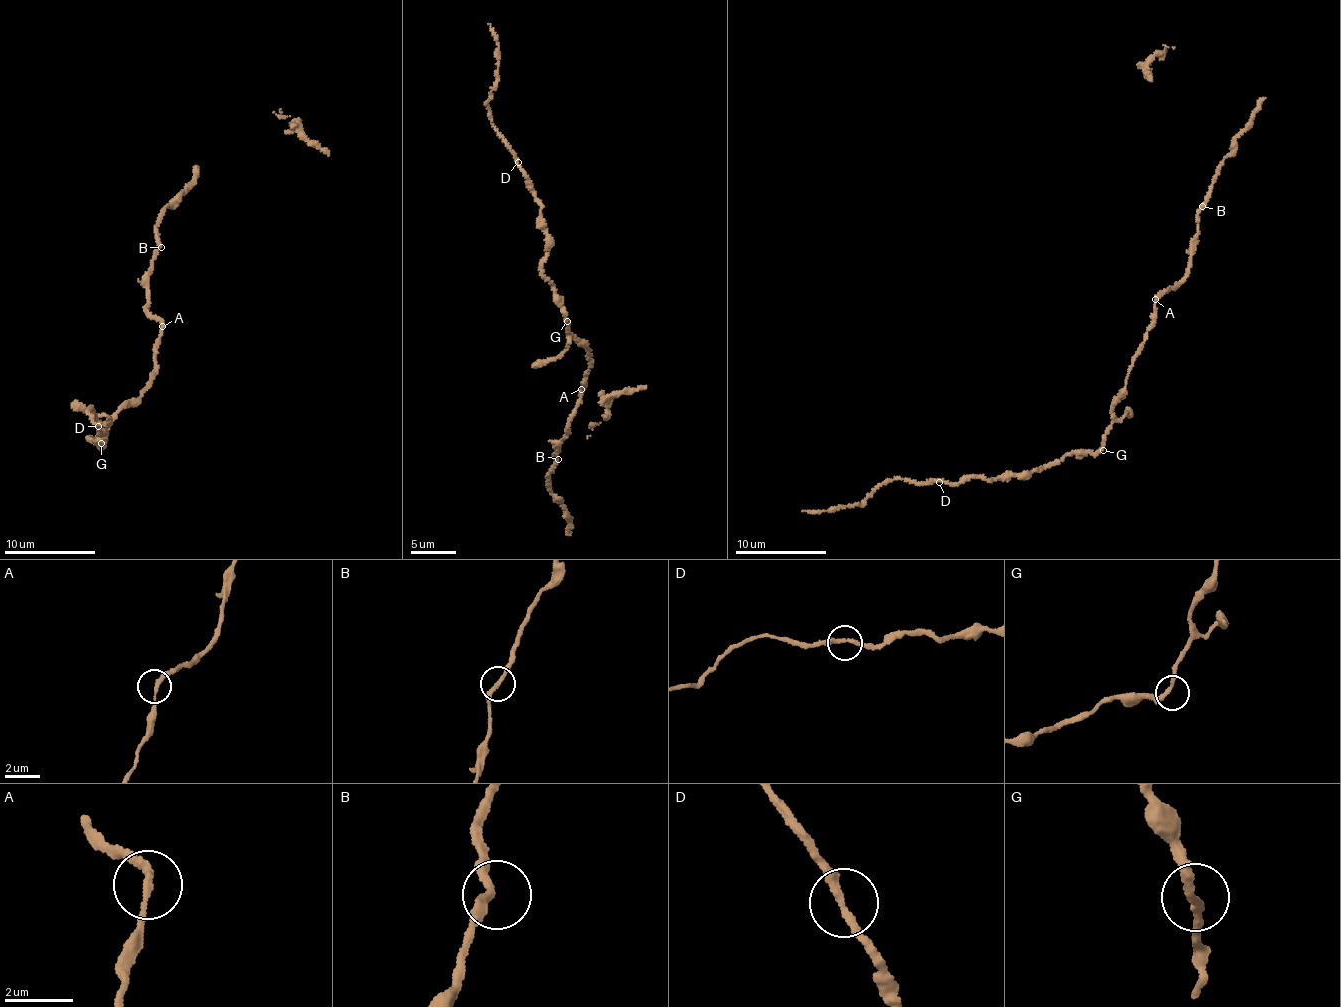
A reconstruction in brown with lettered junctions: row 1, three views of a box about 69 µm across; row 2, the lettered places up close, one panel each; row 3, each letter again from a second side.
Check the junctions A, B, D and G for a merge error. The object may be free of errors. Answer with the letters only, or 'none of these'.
none of these

